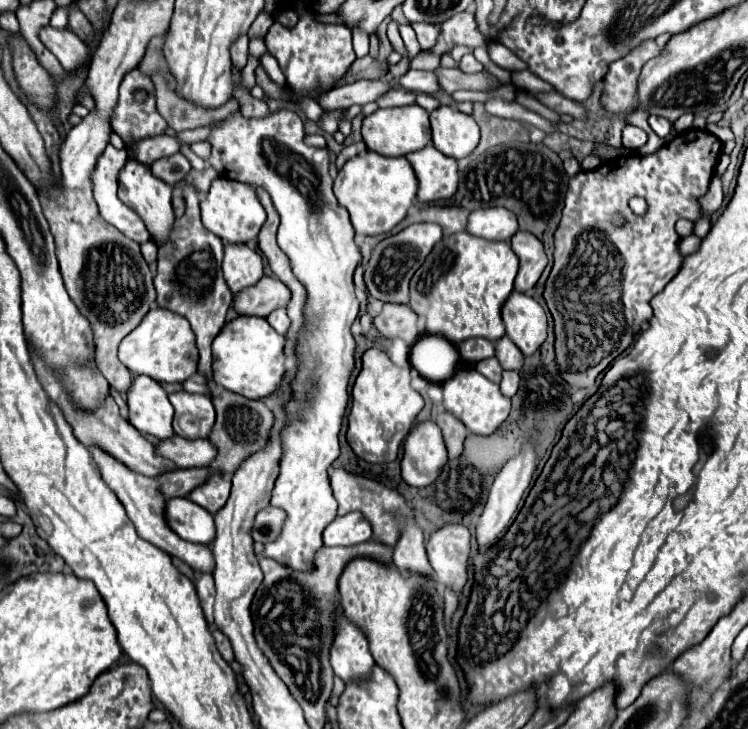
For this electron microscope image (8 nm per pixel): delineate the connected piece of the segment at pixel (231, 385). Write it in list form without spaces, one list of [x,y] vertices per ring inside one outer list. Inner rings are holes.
[[[238,316],[226,322],[212,342],[214,382],[246,398],[268,398],[272,394],[278,394],[286,374],[284,340],[284,336],[272,332],[272,326],[264,318]]]

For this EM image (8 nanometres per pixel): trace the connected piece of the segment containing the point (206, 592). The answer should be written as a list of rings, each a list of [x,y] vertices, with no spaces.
[[[196,572],[196,590],[198,590],[198,598],[206,616],[206,622],[212,624],[214,622],[214,578],[212,574],[200,574]]]

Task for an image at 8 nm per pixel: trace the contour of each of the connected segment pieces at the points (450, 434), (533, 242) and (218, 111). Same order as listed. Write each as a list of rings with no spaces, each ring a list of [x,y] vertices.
[[[440,412],[440,414],[436,416],[436,424],[438,424],[440,430],[442,430],[448,456],[450,456],[450,458],[458,458],[458,456],[462,454],[462,444],[464,444],[464,438],[466,438],[468,430],[464,428],[464,424],[462,424],[460,420],[456,420],[456,418],[454,418],[452,414],[448,414],[448,412]]]
[[[516,232],[512,236],[512,250],[520,258],[520,270],[514,280],[514,290],[528,292],[534,288],[546,266],[546,254],[542,242],[530,232]]]
[[[162,72],[152,74],[152,82],[156,86],[156,106],[158,112],[164,116],[170,128],[176,132],[208,126],[213,122],[221,121],[228,115],[240,109],[239,103],[231,98],[219,108],[208,110],[194,104],[186,104],[186,100],[178,98]]]

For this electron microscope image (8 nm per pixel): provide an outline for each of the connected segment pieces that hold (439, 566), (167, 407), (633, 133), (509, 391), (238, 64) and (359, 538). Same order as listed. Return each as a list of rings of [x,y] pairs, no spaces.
[[[448,524],[430,536],[426,550],[436,580],[454,590],[460,598],[468,580],[470,530],[460,524]]]
[[[136,376],[128,392],[128,412],[130,424],[142,434],[150,434],[160,440],[174,436],[174,406],[160,382],[148,376]]]
[[[626,126],[622,132],[622,146],[628,150],[638,150],[640,146],[646,144],[646,132],[636,126]]]
[[[506,370],[502,372],[502,382],[500,382],[500,392],[506,396],[506,398],[512,398],[518,390],[518,384],[520,384],[520,376],[518,372],[512,372],[512,370]]]
[[[242,34],[240,40],[234,42],[234,46],[232,46],[230,52],[232,52],[232,64],[234,64],[234,68],[242,70],[244,64],[246,64],[246,60],[248,60],[248,36]]]
[[[360,512],[336,516],[322,534],[324,546],[354,546],[372,538],[372,526]]]

